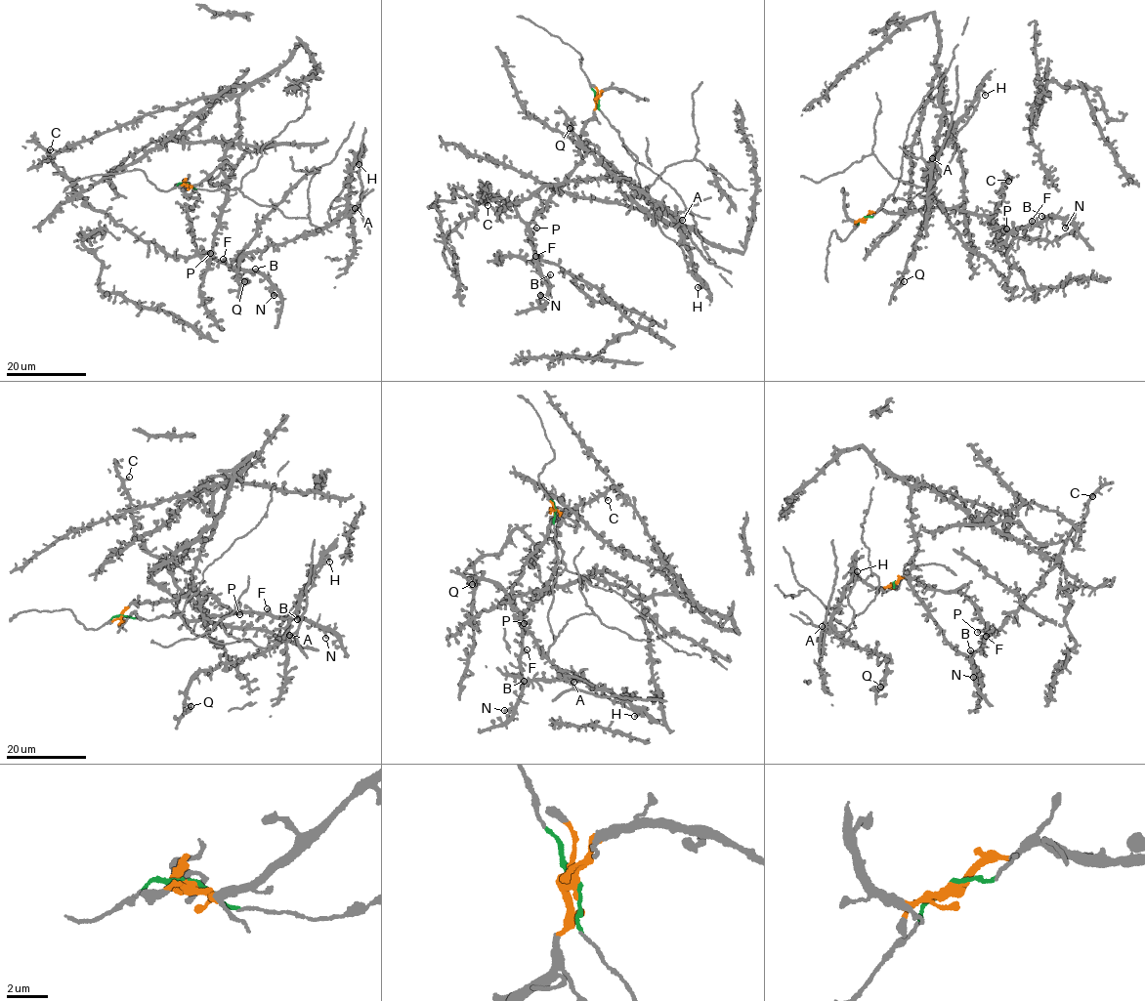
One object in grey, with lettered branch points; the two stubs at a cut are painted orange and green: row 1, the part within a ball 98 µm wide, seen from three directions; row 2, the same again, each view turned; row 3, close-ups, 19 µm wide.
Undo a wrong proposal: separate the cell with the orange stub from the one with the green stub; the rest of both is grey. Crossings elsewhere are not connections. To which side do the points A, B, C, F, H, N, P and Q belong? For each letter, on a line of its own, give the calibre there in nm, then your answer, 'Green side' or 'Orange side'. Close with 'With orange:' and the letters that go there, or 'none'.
A: Thickness 180 nm. Green side
B: Thickness 400 nm. Orange side
C: Thickness 260 nm. Orange side
F: Thickness 420 nm. Orange side
H: Thickness 300 nm. Green side
N: Thickness 320 nm. Orange side
P: Thickness 420 nm. Orange side
Q: Thickness 480 nm. Green side
With orange: B, C, F, N, P

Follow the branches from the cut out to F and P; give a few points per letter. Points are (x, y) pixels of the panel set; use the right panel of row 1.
F: (865, 217), (878, 210), (905, 212), (925, 206), (985, 216), (1006, 231), (1032, 223), (1032, 221)
P: (865, 217), (878, 210), (905, 212), (925, 206), (985, 216), (1006, 229)

